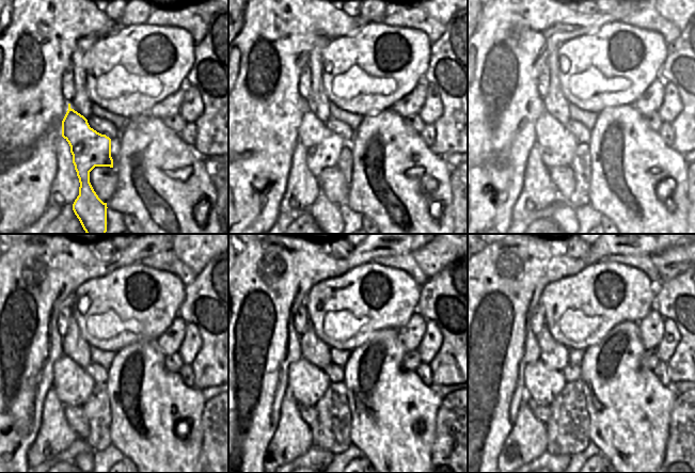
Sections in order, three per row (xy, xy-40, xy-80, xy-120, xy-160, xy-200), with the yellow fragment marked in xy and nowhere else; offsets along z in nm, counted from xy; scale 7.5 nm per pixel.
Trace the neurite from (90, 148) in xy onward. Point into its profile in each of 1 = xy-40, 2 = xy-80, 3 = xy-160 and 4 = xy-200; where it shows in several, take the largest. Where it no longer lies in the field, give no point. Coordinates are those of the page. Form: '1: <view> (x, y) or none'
1: xy-40 (322, 145)
2: xy-80 (557, 145)
3: xy-160 (307, 382)
4: xy-200 (543, 384)

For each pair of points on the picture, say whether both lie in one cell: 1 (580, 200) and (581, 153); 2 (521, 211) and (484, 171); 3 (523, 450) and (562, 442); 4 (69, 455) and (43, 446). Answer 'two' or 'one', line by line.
1: one
2: two
3: two
4: two

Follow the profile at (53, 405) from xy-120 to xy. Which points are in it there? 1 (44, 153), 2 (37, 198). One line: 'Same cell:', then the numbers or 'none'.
Same cell: none

